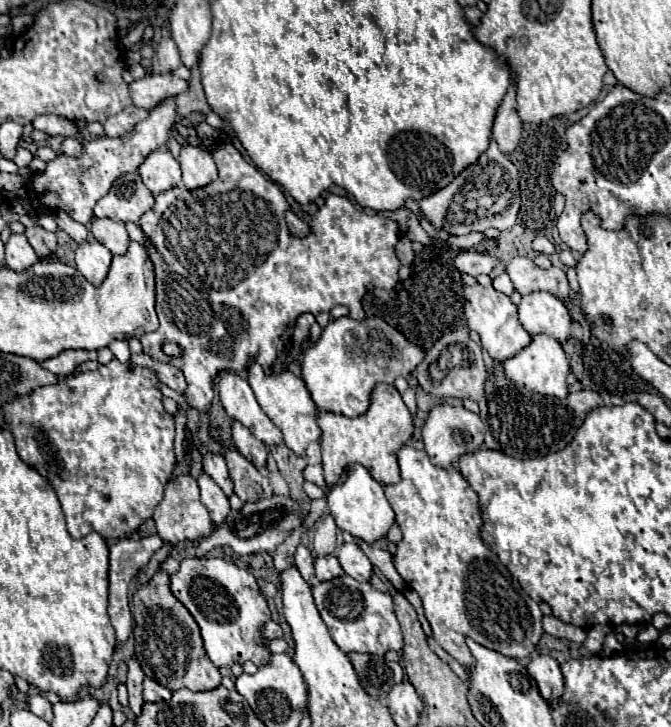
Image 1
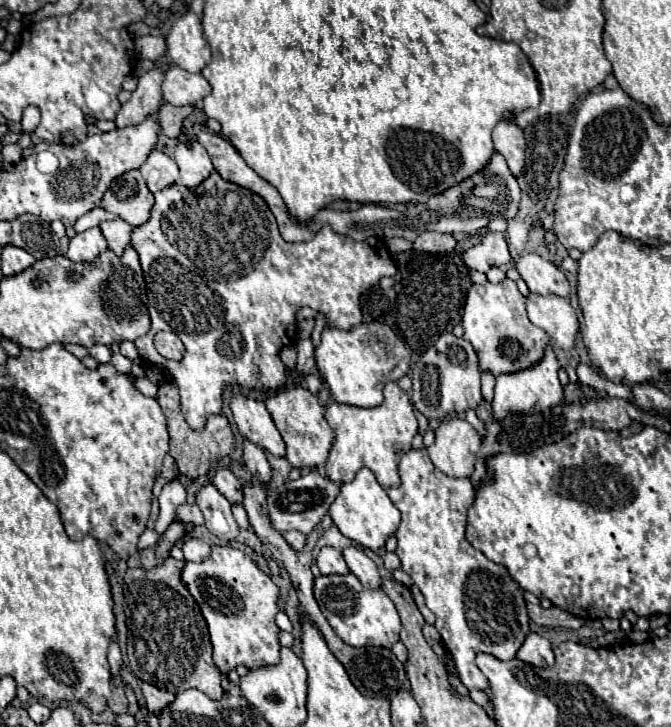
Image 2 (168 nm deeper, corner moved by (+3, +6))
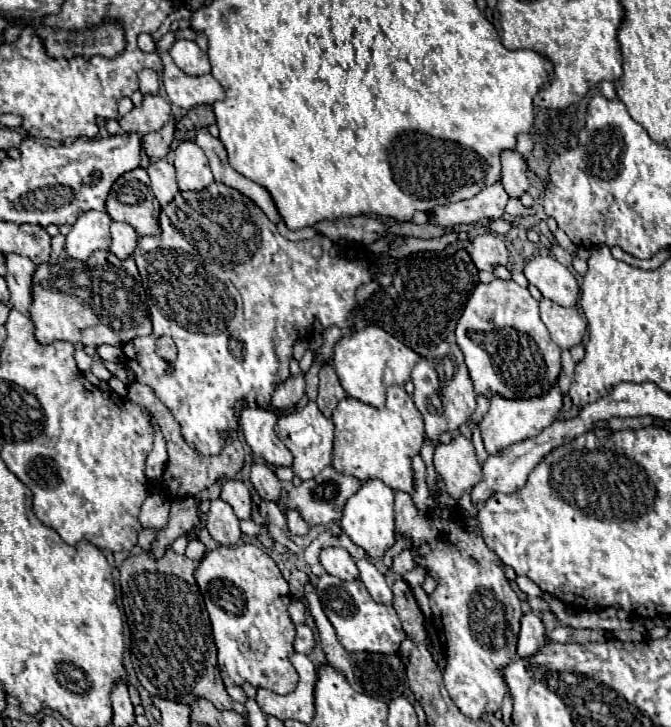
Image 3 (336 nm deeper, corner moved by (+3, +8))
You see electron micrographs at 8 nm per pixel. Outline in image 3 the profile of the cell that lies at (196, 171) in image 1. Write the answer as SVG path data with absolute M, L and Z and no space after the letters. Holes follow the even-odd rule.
M181 142L175 148L175 170L179 190L203 190L213 182L209 160L195 142Z

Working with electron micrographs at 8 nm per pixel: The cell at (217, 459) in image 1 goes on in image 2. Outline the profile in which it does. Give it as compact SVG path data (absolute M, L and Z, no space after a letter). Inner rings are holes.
M217 470L213 476L215 488L231 502L231 504L243 504L243 488L241 482L235 478L231 470Z

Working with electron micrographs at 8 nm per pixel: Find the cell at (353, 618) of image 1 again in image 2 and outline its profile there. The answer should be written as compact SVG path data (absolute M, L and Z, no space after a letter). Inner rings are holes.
M355 574L345 576L319 576L315 578L315 600L319 602L319 608L323 610L325 618L337 632L337 636L349 644L349 646L381 646L391 648L395 642L399 642L399 614L395 610L395 604L389 600L389 596L383 590L369 590L365 588Z

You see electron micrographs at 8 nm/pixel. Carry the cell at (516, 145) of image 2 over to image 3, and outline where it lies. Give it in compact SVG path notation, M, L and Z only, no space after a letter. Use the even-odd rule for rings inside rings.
M517 150L501 152L501 184L511 198L519 198L529 188L527 162L523 160L523 156L519 156Z

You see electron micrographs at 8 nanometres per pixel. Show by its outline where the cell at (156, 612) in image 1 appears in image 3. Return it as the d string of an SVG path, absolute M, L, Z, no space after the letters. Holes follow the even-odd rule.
M167 550L167 554L161 560L151 560L147 552L131 554L121 564L121 592L127 600L133 622L131 622L131 664L133 670L143 684L143 688L159 698L191 704L197 696L207 698L215 708L229 710L233 708L233 700L225 692L223 680L219 676L217 668L217 650L211 634L211 622L203 604L203 596L197 588L197 582L193 578L193 570L197 568L197 560L189 560L187 556L179 556L173 550Z

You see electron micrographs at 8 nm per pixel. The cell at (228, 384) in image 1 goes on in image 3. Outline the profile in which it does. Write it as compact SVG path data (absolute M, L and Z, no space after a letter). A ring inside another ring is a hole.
M247 406L239 416L245 442L251 446L253 454L261 456L267 464L273 466L291 466L293 456L289 448L277 438L275 422L277 414L259 406Z

